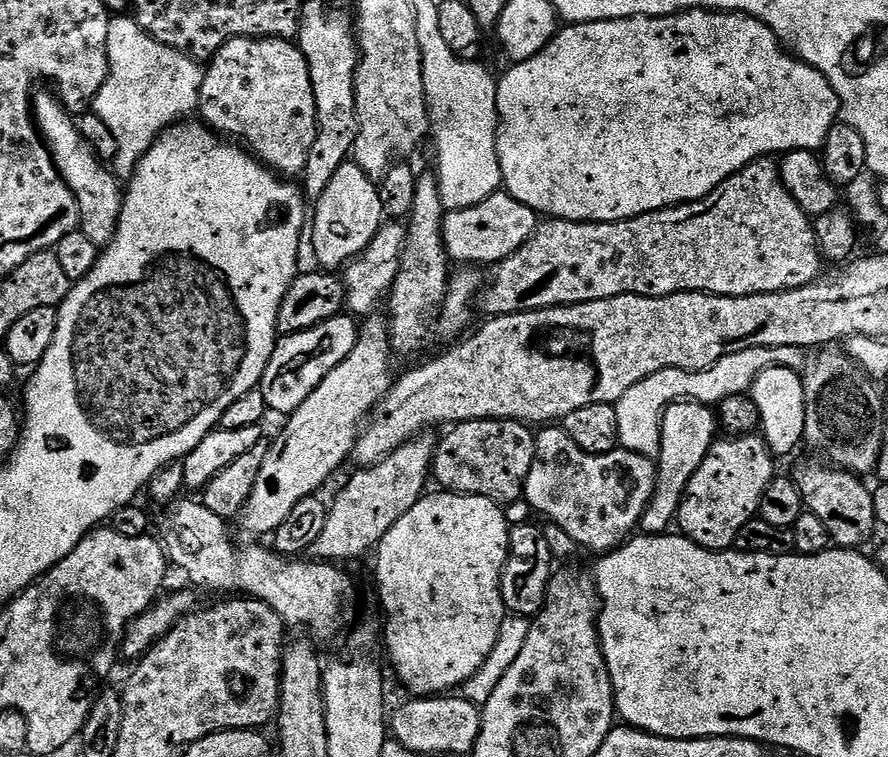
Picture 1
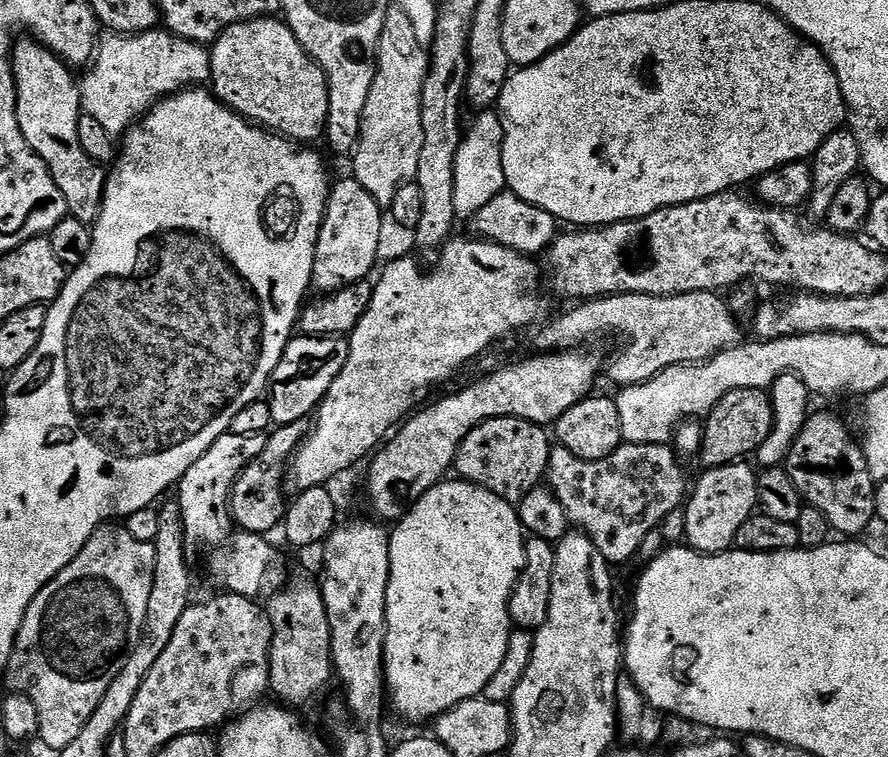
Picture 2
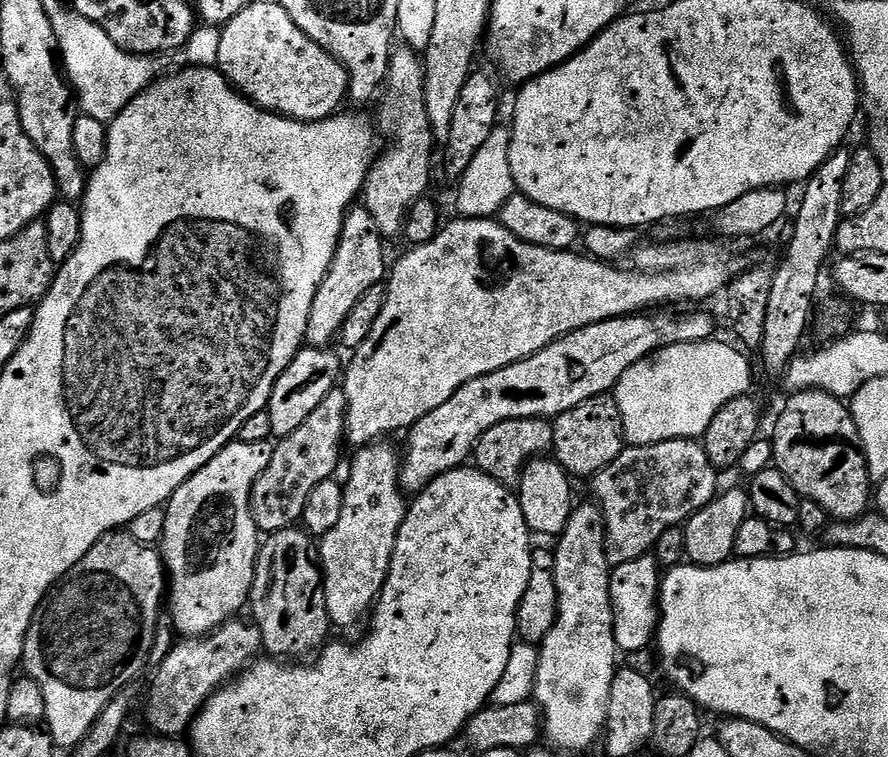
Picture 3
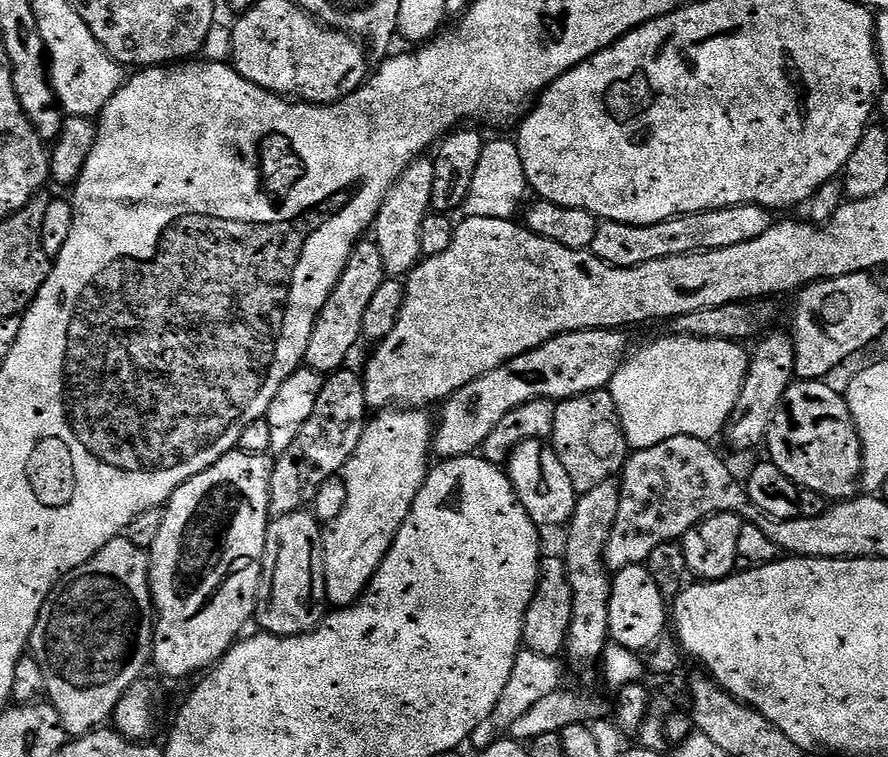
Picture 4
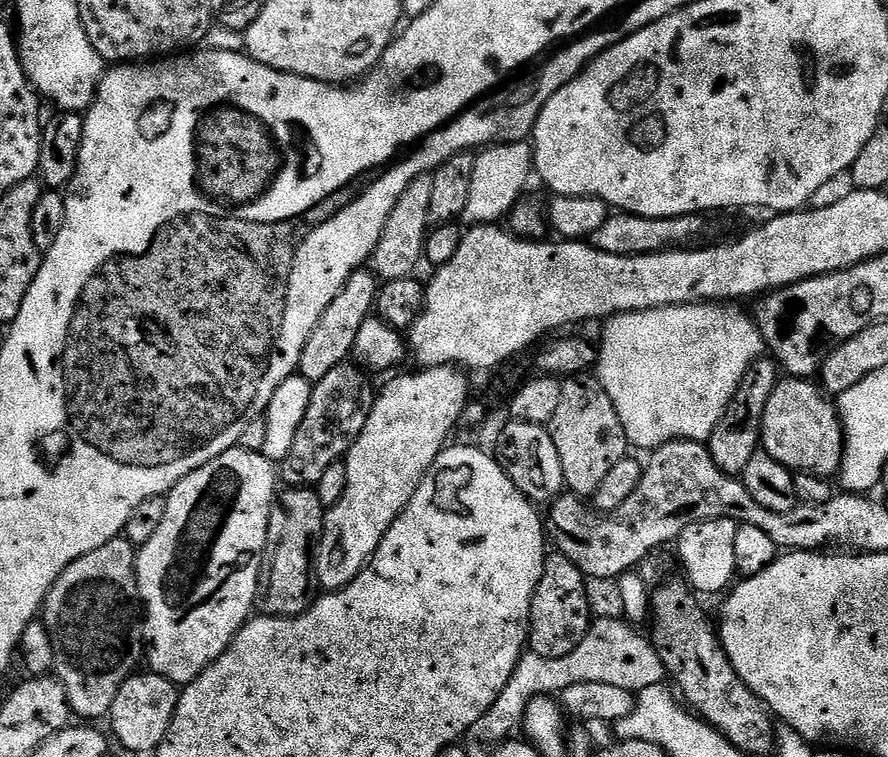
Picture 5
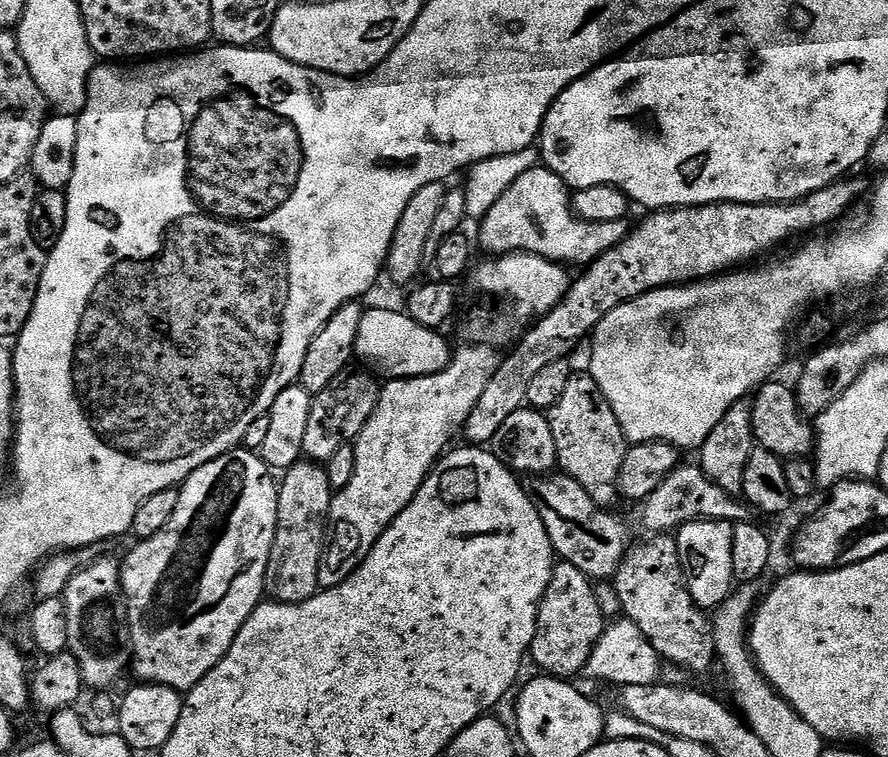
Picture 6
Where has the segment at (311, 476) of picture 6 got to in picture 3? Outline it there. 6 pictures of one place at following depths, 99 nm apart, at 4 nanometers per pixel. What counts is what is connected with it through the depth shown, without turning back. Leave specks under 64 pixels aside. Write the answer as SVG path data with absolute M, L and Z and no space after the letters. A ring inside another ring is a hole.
M303 527L278 530L263 537L248 604L250 612L252 608L251 623L259 628L260 643L269 657L308 658L324 647L330 629L324 573L320 571L317 541Z

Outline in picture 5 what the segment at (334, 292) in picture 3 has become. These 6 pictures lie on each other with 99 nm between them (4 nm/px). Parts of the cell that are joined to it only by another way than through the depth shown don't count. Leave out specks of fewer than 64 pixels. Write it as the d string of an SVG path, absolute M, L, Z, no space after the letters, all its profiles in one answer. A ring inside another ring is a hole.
M361 270L348 279L348 284L336 295L334 302L326 306L318 326L310 334L306 346L302 350L299 375L313 382L326 378L330 370L345 363L353 355L355 338L362 324L373 315L377 307L378 280L371 271Z

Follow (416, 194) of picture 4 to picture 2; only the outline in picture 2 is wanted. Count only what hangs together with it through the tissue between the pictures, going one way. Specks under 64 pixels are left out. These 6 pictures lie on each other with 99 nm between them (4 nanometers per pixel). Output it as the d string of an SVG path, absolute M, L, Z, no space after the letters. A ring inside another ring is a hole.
M393 7L386 14L386 26L382 26L382 38L376 55L376 77L374 86L370 88L370 98L366 98L366 110L362 110L360 123L360 141L356 143L352 160L351 175L366 190L370 190L381 206L391 206L398 190L404 184L411 184L418 174L418 161L422 159L422 86L428 73L430 63L429 49L418 42L414 35L414 26L410 18L406 18L403 8Z

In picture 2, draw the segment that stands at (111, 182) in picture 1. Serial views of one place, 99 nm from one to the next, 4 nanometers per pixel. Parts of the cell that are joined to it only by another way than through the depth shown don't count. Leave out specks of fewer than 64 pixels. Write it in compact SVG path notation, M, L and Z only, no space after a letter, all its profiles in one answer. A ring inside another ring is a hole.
M35 38L28 40L17 39L12 45L12 73L16 83L16 113L18 114L18 126L22 130L22 138L30 142L34 154L46 162L50 170L50 178L54 178L54 186L66 198L68 215L78 218L78 222L89 226L95 225L100 216L102 202L104 201L104 188L108 185L109 173L105 165L94 162L82 150L82 141L78 138L78 122L82 115L80 106L80 86L77 77L72 77L72 72L67 63L59 56L52 53L44 44Z

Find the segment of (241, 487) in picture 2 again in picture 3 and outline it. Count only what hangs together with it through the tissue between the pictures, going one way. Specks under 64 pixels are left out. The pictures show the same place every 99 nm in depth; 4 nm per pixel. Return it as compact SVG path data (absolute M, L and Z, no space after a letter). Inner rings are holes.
M337 386L318 402L310 418L294 430L294 434L281 436L275 441L276 449L270 466L262 470L258 482L252 487L252 517L261 533L267 534L295 528L303 521L306 501L318 482L326 482L337 475L340 451L346 448L348 430L348 403L343 387Z

